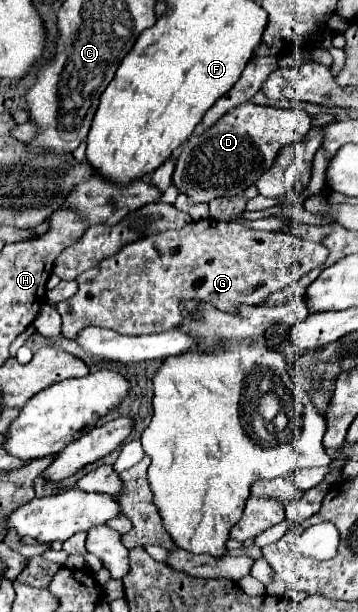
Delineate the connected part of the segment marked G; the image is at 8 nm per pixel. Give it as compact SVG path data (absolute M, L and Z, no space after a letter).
M202 219L192 221L192 225L186 225L178 231L166 231L150 235L142 241L134 241L126 245L120 253L100 261L94 269L88 269L86 273L76 277L78 293L72 299L58 303L56 309L62 315L62 333L68 339L72 339L78 333L78 329L86 325L108 327L122 335L162 333L178 325L178 321L182 321L182 313L178 307L182 301L188 305L188 309L194 309L198 301L208 301L222 311L236 311L240 303L262 305L270 293L298 281L304 273L320 267L326 259L328 249L322 243L302 243L300 237L294 237L284 231L254 231L238 223Z

